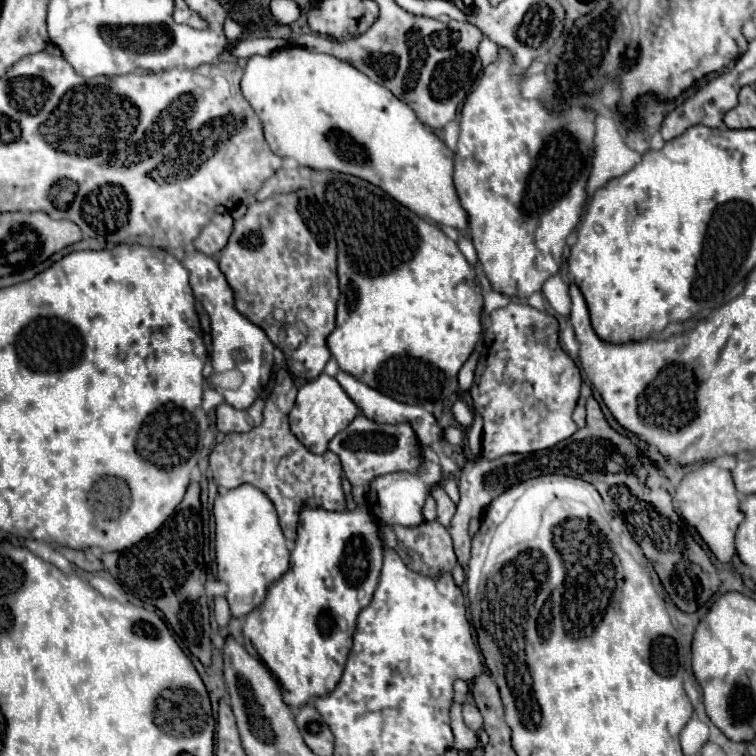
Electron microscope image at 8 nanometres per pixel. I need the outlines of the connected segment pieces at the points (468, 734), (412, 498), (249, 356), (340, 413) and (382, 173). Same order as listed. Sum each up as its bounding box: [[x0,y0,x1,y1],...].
[[451,700,477,750],[367,448,441,526],[181,252,275,410],[289,374,359,454],[241,46,467,230]]

